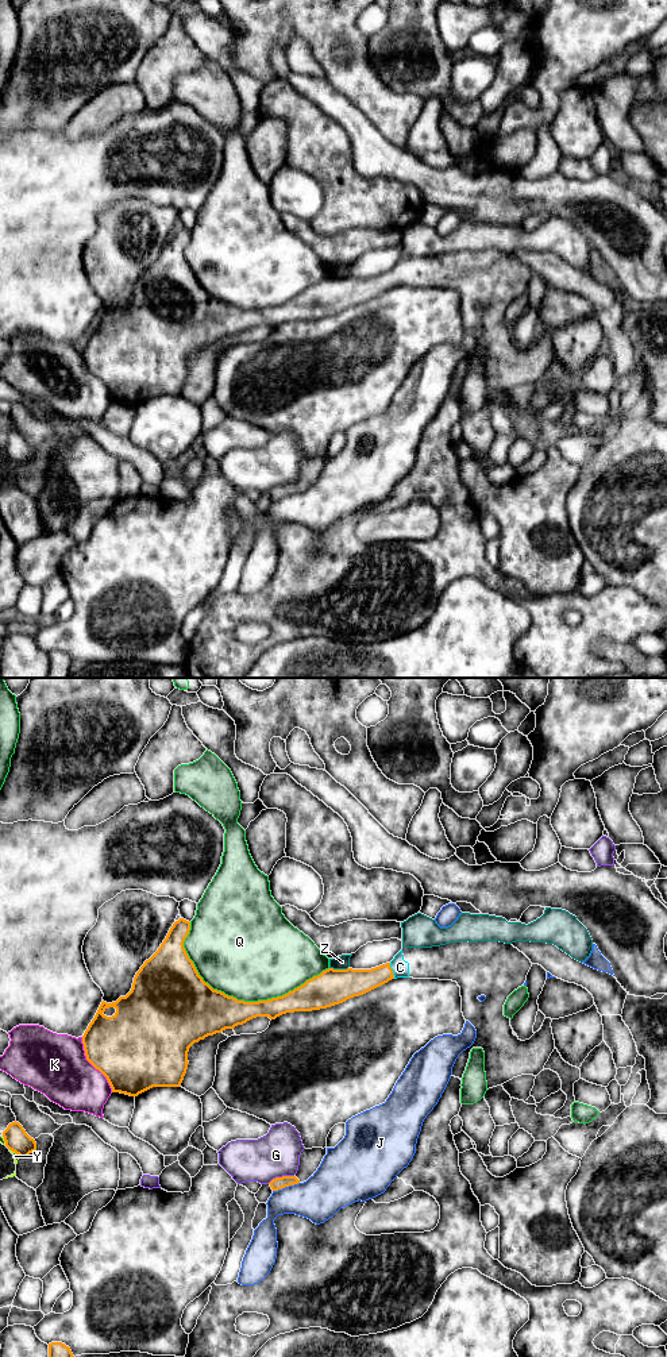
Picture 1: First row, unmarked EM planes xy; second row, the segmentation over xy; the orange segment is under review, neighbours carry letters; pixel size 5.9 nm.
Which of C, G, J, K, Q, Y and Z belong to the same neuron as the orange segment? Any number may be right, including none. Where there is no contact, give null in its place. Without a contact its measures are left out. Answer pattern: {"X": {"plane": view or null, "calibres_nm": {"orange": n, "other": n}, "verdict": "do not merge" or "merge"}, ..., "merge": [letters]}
{"C": {"plane": "xy", "calibres_nm": {"orange": 160, "other": 100}, "verdict": "merge"}, "G": {"plane": "xy", "calibres_nm": {"orange": 80, "other": 260}, "verdict": "do not merge"}, "J": {"plane": "xy", "calibres_nm": {"orange": 80, "other": 260}, "verdict": "do not merge"}, "K": {"plane": "xy", "calibres_nm": {"orange": 460, "other": 360}, "verdict": "do not merge"}, "Q": {"plane": "xy", "calibres_nm": {"orange": 280, "other": 480}, "verdict": "do not merge"}, "Y": {"plane": "xy", "calibres_nm": {"orange": 140, "other": 30}, "verdict": "do not merge"}, "Z": {"plane": "xy", "calibres_nm": {"orange": 220, "other": 80}, "verdict": "do not merge"}, "merge": ["C"]}

